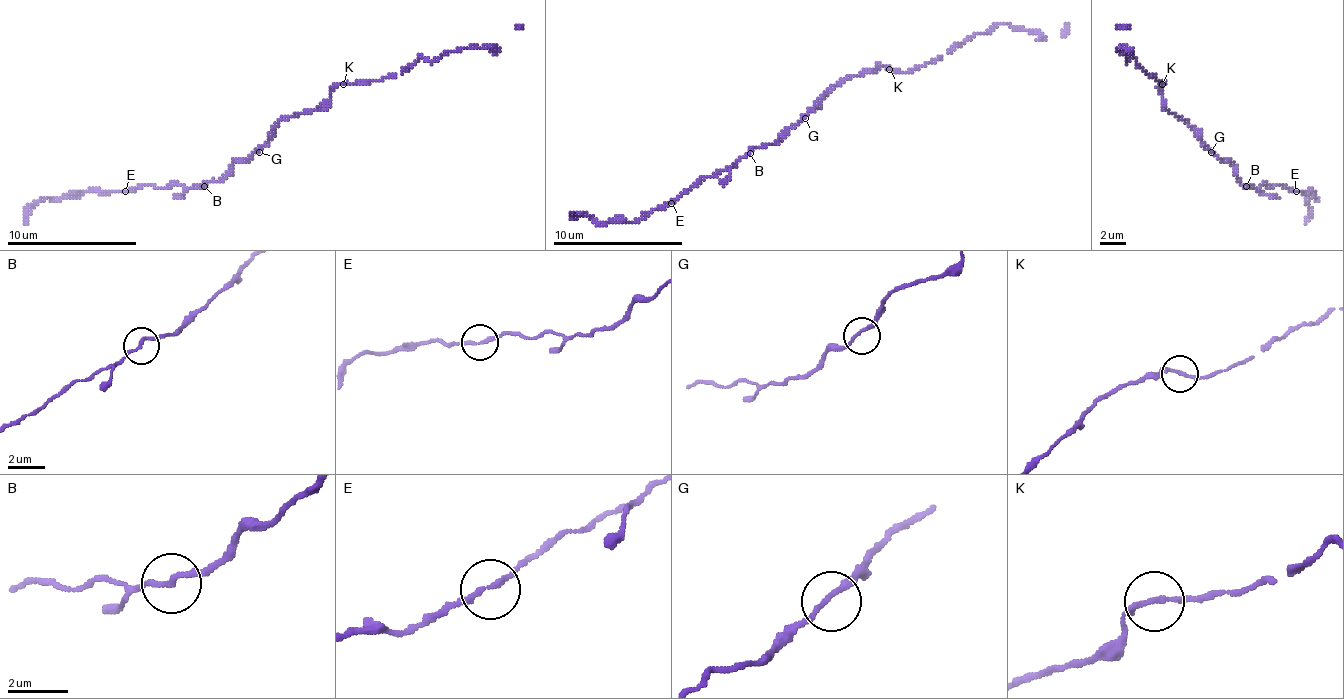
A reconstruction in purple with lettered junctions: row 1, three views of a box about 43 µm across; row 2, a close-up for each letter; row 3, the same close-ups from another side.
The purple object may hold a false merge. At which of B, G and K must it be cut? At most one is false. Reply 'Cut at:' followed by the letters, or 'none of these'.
Cut at: B

